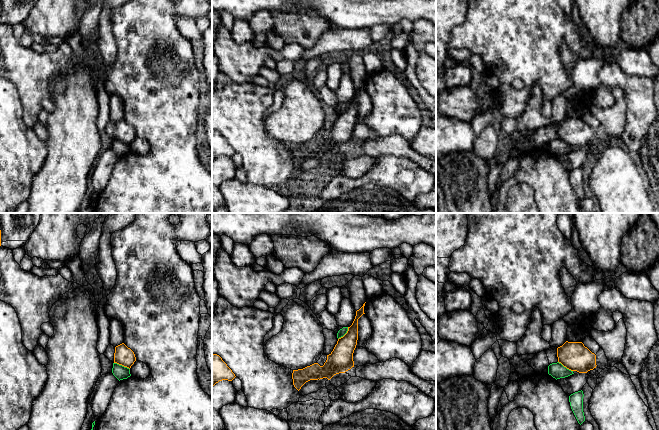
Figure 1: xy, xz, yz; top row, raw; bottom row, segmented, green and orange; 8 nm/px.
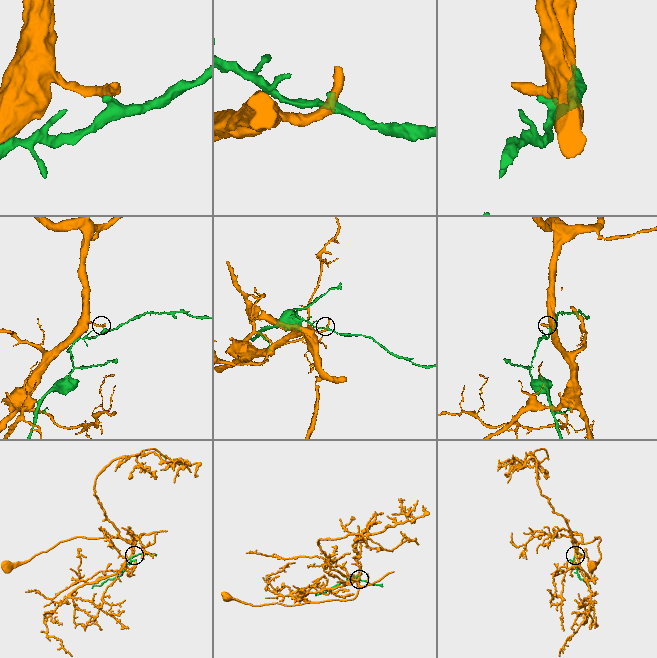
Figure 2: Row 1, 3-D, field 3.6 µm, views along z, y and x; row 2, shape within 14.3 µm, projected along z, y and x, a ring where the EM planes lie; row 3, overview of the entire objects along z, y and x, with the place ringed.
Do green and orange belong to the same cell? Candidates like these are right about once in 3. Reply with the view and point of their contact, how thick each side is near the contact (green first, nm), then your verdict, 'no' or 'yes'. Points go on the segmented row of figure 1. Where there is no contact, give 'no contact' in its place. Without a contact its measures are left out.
meets green in xy at (121, 365); 110 nm thick on the green side, 150 nm on the other; no

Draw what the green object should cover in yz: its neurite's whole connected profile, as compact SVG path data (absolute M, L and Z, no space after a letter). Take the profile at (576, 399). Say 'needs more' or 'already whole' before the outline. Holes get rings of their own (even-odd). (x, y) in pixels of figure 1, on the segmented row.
already whole; M578 391L569 396L569 402L571 409L578 421L581 425L585 421L585 416L583 412L583 391Z

